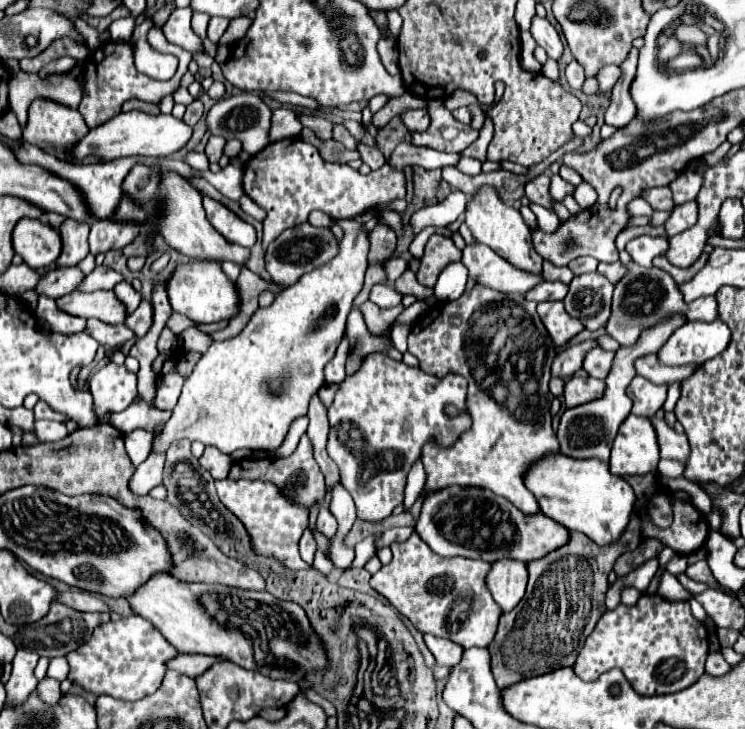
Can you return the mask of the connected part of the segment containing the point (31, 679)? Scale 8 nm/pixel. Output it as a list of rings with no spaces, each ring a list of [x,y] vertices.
[[[23,648],[17,650],[15,660],[13,660],[13,674],[11,674],[9,682],[5,684],[7,704],[23,702],[37,688],[37,678],[33,674],[37,660],[39,660],[39,654],[35,654],[35,652],[23,650]]]

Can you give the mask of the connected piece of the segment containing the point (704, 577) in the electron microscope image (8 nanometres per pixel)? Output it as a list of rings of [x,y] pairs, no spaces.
[[[701,560],[701,562],[693,564],[693,566],[689,566],[689,568],[687,568],[687,576],[693,578],[693,580],[701,580],[703,584],[709,584],[711,590],[723,592],[723,590],[721,590],[721,584],[713,578],[713,574],[711,574],[711,570],[709,570],[709,566],[707,566],[705,560]]]

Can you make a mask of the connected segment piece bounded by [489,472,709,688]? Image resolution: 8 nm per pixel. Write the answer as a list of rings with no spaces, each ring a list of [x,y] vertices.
[[[649,472],[643,476],[623,476],[623,478],[631,484],[637,500],[631,514],[631,522],[617,542],[599,546],[589,536],[581,532],[571,532],[569,542],[565,546],[527,564],[529,568],[527,592],[511,612],[505,612],[501,616],[495,640],[489,644],[491,672],[499,688],[521,682],[523,678],[539,676],[575,664],[577,654],[585,644],[585,638],[593,632],[593,626],[605,612],[607,576],[613,570],[615,560],[627,550],[627,546],[629,550],[635,550],[637,544],[643,540],[643,534],[645,538],[659,538],[679,556],[689,556],[699,548],[703,548],[709,534],[709,524],[705,514],[701,514],[691,502],[681,502],[669,492],[669,500],[673,506],[673,524],[669,528],[657,528],[647,512],[651,498],[659,492],[665,492],[657,482],[657,474]]]

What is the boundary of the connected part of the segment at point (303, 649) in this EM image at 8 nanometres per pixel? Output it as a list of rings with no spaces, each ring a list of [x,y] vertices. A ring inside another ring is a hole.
[[[153,574],[149,582],[139,586],[131,596],[125,596],[129,608],[135,616],[149,620],[161,630],[161,634],[177,646],[181,652],[189,654],[209,654],[209,656],[227,656],[231,662],[247,670],[257,670],[269,678],[283,678],[297,682],[309,674],[309,670],[325,670],[327,658],[319,636],[309,626],[309,620],[301,606],[295,602],[281,602],[269,592],[249,592],[237,590],[223,584],[189,584],[181,582],[169,574]]]

